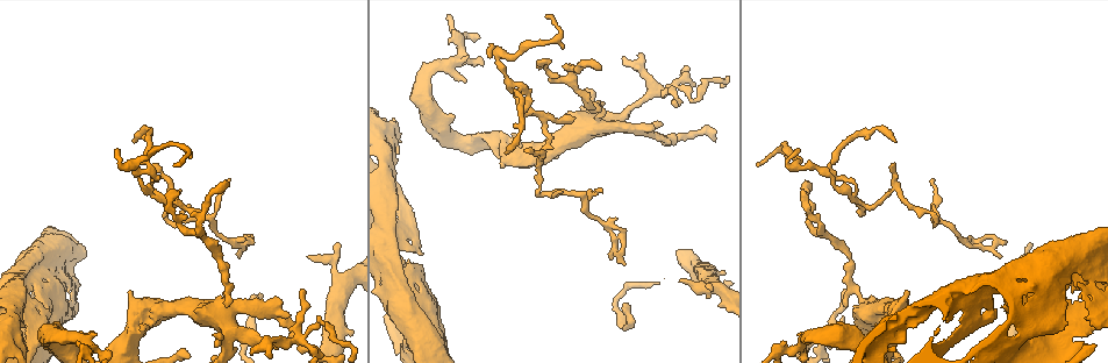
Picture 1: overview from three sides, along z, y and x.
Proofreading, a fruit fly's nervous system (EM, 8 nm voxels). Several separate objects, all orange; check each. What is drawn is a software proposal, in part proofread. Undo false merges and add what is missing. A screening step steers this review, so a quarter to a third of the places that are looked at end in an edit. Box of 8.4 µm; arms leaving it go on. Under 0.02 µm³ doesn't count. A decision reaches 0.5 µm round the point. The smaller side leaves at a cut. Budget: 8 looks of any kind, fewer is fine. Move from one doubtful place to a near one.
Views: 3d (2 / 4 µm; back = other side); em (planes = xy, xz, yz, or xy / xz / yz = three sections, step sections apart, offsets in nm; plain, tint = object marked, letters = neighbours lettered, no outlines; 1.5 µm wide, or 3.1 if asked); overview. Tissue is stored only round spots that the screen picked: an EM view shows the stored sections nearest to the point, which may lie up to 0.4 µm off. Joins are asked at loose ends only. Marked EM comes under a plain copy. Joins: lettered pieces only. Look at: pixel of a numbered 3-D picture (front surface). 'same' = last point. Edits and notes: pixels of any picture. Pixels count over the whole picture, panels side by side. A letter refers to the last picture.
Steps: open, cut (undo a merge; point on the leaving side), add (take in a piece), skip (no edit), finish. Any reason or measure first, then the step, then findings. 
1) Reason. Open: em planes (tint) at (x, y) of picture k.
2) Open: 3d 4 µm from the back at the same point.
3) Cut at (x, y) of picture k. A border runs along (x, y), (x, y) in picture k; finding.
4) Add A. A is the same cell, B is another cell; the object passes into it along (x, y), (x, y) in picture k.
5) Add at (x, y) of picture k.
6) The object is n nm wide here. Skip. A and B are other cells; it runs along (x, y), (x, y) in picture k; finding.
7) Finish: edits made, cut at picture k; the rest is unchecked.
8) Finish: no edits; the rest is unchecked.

Sharp bend. Open: em yz step 4 (letters) at (653, 87) of picture 1.

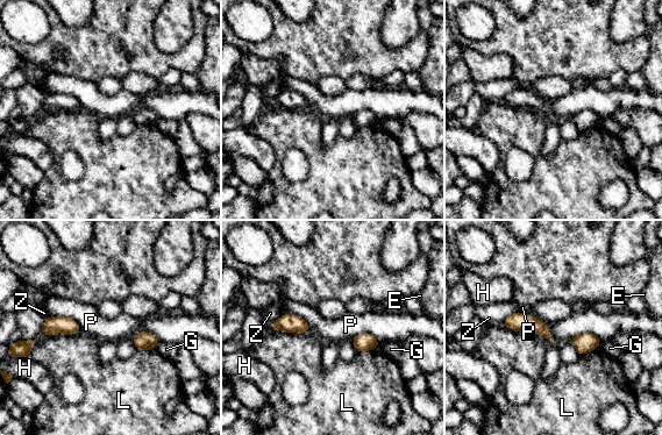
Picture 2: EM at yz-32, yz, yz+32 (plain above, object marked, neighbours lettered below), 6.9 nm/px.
Skip. E, G, H, L, P and Z are other cells; a border runs along (284, 313), (268, 326) in picture 2; all the same cell.

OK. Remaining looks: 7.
Sharp bend. Open: 3d 4 µm at (571, 82) of picture 1.

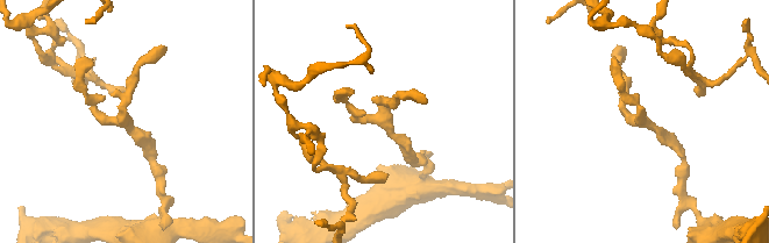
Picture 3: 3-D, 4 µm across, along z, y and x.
Open: em planes (tint) at (123, 123) of picture 3.

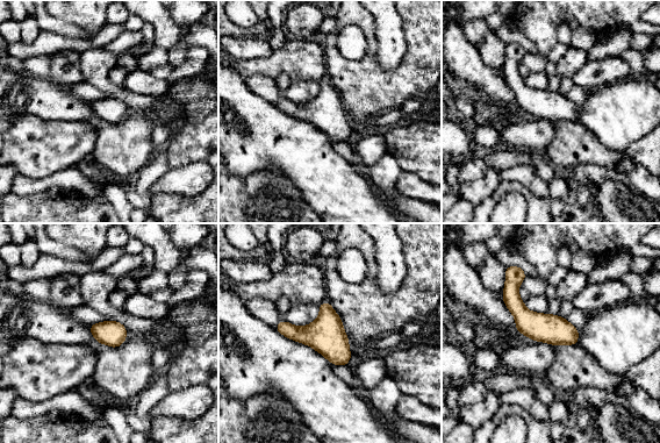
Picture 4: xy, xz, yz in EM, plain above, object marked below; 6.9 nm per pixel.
Open: em planes (letters) at the same point.

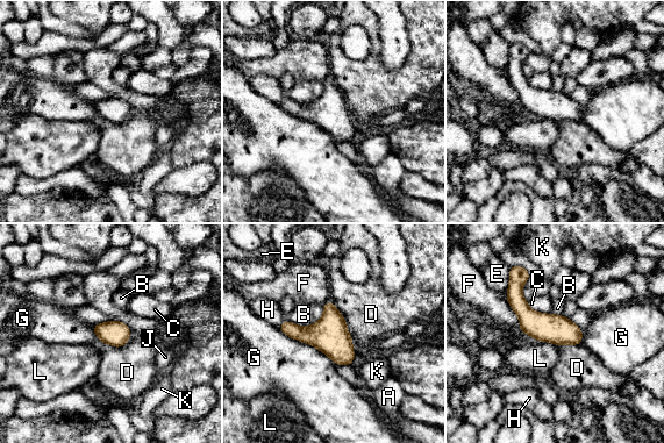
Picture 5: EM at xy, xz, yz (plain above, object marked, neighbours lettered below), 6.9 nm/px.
The longest contact is with G, 480 nm. Skip. A, B, C, D, E, F, G, H, J, K and L are other cells; a border runs along (538, 341), (550, 341), (557, 347) in picture 5; continuous, no second cell.

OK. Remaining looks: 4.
Abrupt turn. Open: em xz step 8 (tint) at (898, 189) of picture 1.

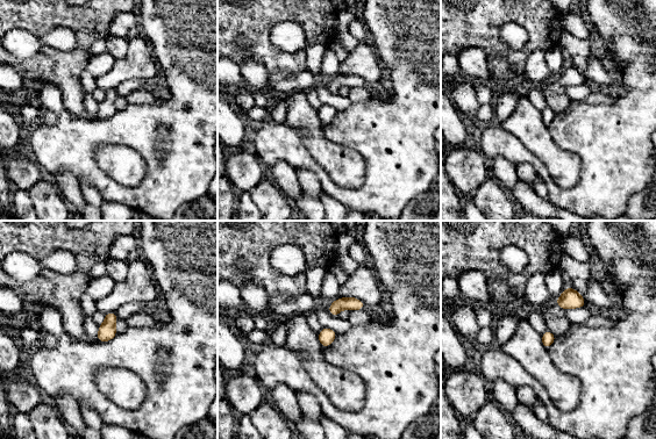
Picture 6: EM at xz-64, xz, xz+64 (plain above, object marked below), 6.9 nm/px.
Another direction. Open: em planes (letters) at the same point.

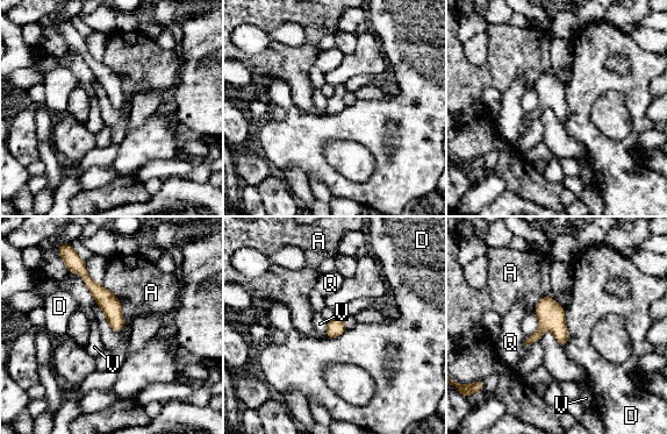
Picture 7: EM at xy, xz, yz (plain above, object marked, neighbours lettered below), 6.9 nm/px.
Skip. A, D, Q and V are other cells; all the same cell.

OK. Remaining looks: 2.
Finish: no edits; the rest is unchecked.

